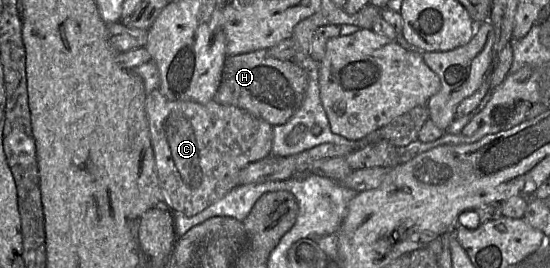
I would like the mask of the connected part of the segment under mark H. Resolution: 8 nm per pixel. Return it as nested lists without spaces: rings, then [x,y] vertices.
[[[267,49],[227,56],[215,100],[241,108],[272,126],[285,124],[299,109],[308,85],[306,70],[293,61],[272,57]]]

